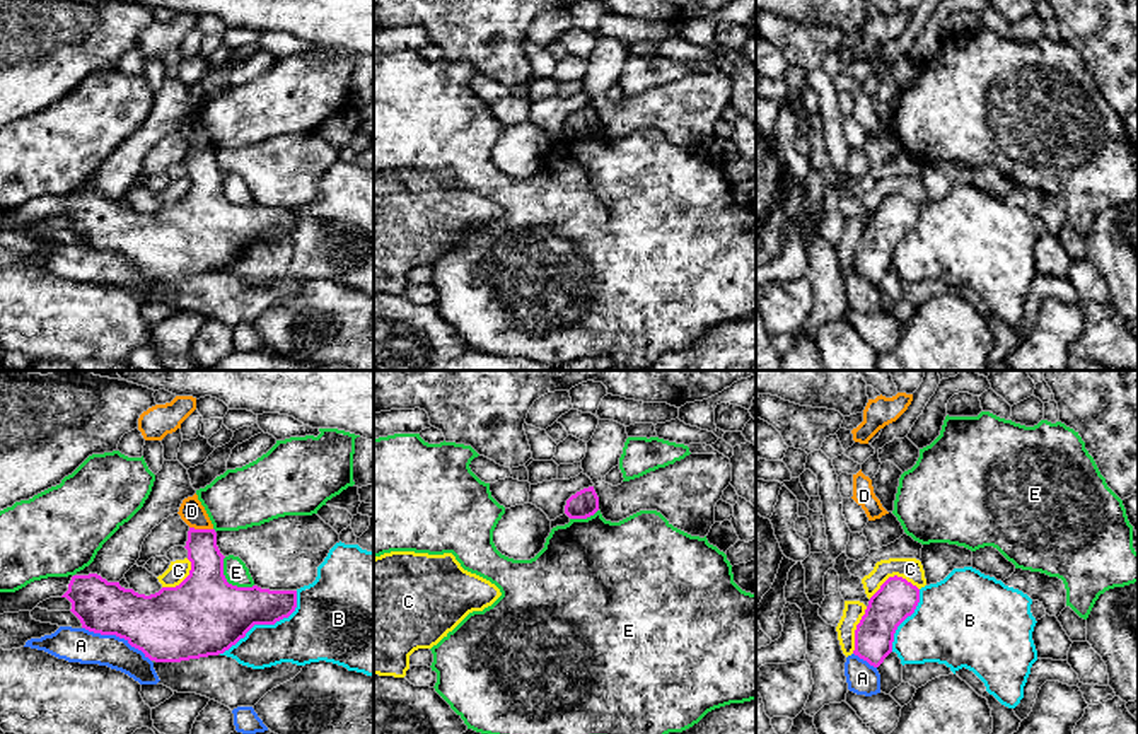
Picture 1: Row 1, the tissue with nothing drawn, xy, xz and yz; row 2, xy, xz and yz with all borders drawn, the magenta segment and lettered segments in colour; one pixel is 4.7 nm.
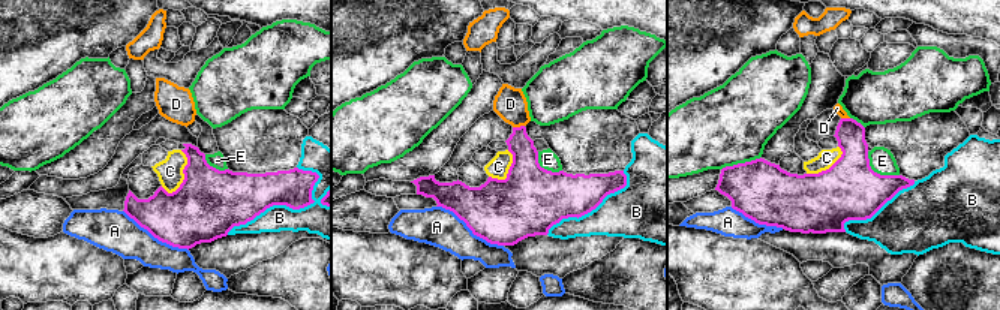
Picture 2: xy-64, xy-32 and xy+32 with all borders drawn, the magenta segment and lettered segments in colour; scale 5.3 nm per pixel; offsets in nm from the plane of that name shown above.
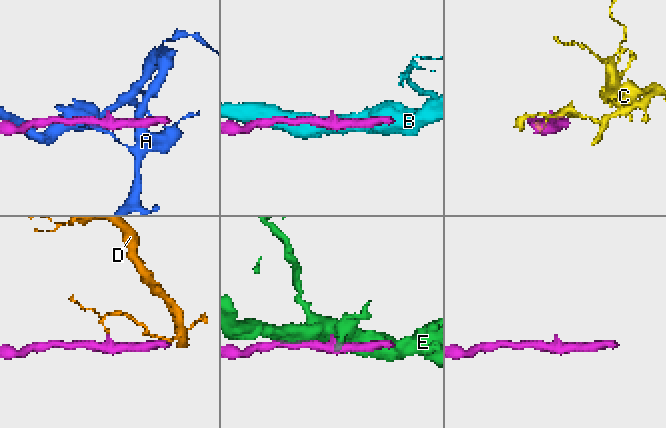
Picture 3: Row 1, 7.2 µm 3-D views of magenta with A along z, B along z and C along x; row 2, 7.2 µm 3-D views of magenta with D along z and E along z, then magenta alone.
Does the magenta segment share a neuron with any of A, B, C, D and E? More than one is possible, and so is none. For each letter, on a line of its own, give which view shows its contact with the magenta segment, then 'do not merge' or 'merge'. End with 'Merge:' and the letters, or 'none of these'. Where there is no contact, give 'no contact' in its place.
A: meets magenta in xy; do not merge
B: meets magenta in xy; do not merge
C: meets magenta in yz; do not merge
D: meets magenta in xy; do not merge
E: meets magenta in xy; do not merge
Merge: none of these

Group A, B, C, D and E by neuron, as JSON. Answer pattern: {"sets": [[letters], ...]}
{"sets": [["A"], ["B"], ["C"], ["D"], ["E"]]}

